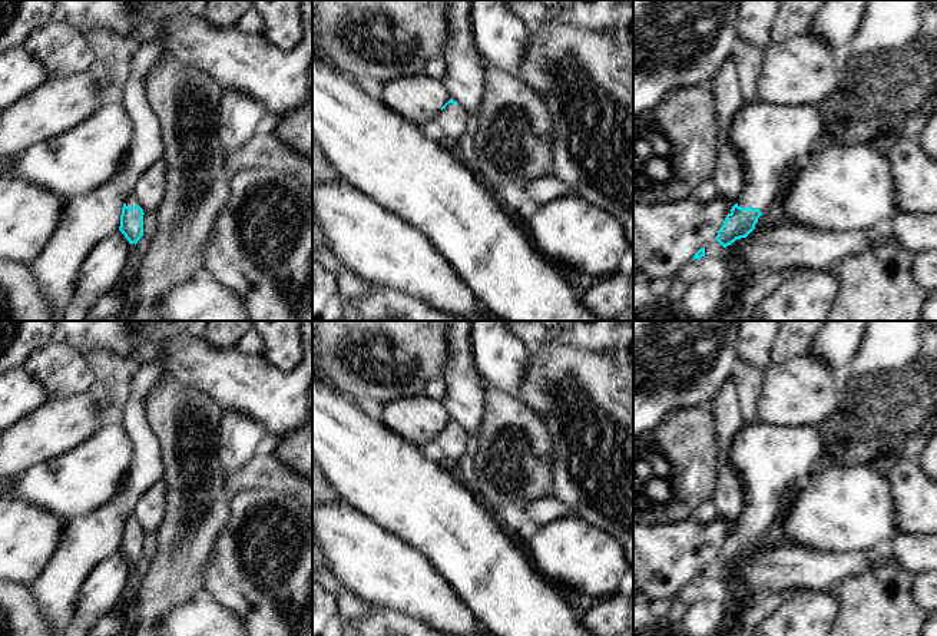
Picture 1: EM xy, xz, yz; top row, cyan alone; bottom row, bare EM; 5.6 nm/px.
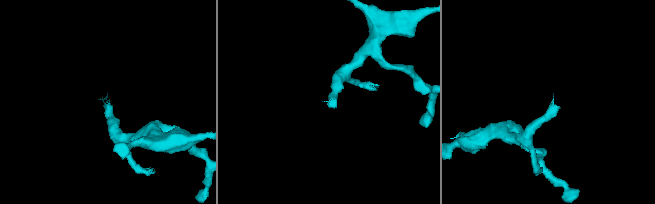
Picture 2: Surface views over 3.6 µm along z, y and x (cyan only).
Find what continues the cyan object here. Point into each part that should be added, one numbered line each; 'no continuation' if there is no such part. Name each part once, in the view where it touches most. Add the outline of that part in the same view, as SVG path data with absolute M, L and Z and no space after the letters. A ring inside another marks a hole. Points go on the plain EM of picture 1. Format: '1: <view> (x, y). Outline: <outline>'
1: yz (774, 463). Outline: M765 423L756 425L746 424L732 443L731 461L739 476L741 488L744 493L744 506L738 527L758 529L762 534L768 531L771 524L778 520L781 506L792 503L801 488L805 487L808 480L824 464L828 456L828 435L827 427L777 427Z

